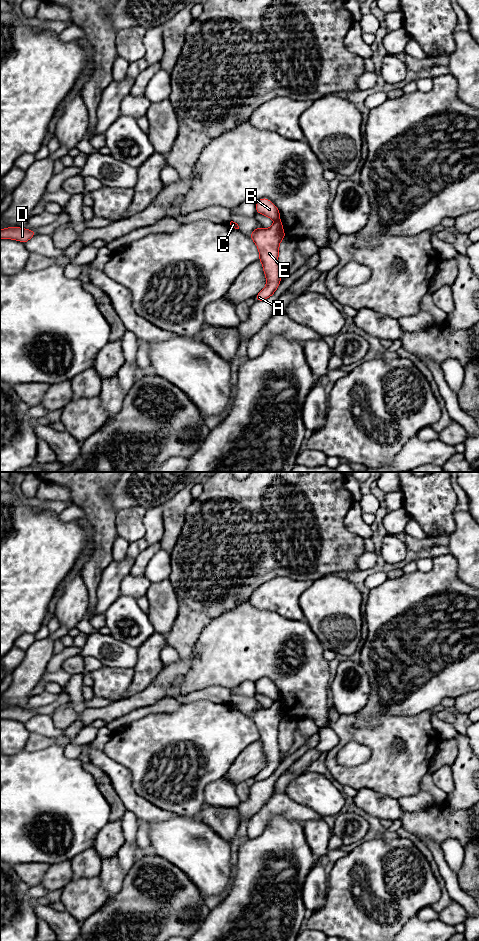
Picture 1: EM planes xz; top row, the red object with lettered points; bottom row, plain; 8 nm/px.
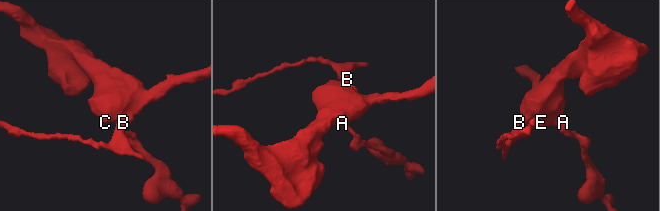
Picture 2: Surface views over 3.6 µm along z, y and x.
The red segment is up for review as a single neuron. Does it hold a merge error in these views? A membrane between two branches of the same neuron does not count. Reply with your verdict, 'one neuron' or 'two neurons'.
two neurons

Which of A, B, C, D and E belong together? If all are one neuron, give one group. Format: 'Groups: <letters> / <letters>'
Groups: A C E / B D

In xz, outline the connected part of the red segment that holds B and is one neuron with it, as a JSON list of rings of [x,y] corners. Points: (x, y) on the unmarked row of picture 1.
[[[262,678],[256,681],[255,686],[256,693],[262,694],[274,701],[280,700],[280,691],[268,678]]]

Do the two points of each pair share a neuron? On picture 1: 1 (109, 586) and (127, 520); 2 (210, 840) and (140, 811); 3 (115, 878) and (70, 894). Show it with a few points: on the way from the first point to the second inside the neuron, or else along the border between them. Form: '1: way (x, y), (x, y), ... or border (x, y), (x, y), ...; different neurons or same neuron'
1: way (125, 570), (127, 568), (127, 536); same neuron
2: border (175, 814), (164, 820), (149, 822); different neurons
3: way (104, 878), (97, 880), (81, 894); same neuron

